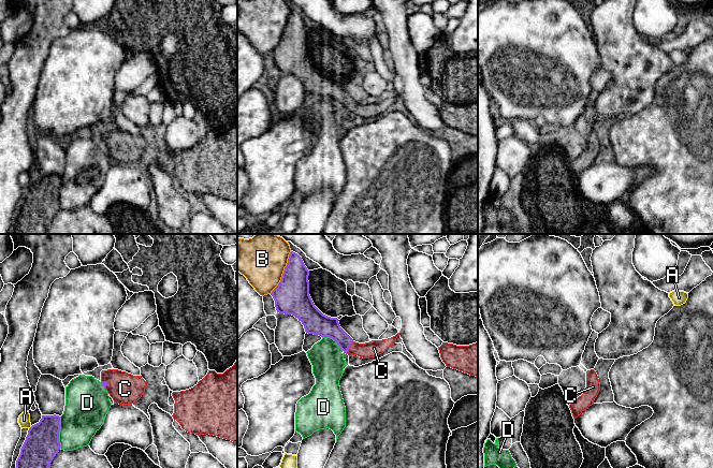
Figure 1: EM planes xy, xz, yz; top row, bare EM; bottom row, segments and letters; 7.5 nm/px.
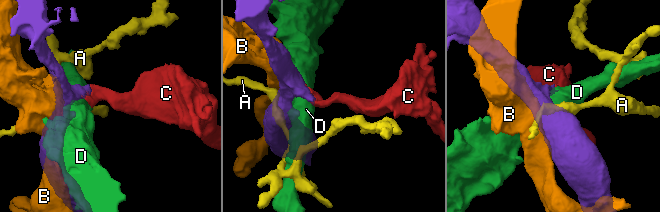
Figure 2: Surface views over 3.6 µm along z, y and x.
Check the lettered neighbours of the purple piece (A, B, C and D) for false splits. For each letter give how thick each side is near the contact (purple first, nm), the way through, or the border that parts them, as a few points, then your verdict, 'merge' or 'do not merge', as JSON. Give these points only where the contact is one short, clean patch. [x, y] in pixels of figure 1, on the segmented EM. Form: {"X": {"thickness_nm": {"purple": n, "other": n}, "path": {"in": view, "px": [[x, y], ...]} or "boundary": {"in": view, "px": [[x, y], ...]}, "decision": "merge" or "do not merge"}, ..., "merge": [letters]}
{"A": {"thickness_nm": {"purple": 260, "other": 90}, "boundary": {"in": "xy", "px": [[31, 426], [29, 428]]}, "decision": "do not merge"}, "B": {"thickness_nm": {"purple": 260, "other": 360}, "decision": "do not merge"}, "C": {"thickness_nm": {"purple": 160, "other": 120}, "path": {"in": "xz", "px": [[325, 326], [329, 326], [349, 347], [374, 348]]}, "decision": "merge"}, "D": {"thickness_nm": {"purple": 260, "other": 300}, "decision": "do not merge"}, "merge": ["C"]}

